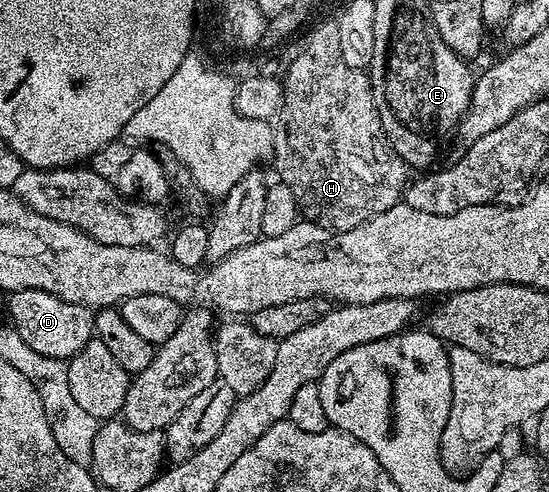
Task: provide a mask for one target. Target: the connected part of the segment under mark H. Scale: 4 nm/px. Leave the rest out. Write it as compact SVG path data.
M336 20L322 25L321 29L309 29L306 34L305 42L300 43L283 76L285 94L283 107L275 118L271 162L281 176L280 184L291 187L300 216L342 233L367 224L375 215L399 204L407 189L407 166L383 131L368 72L343 63Z

